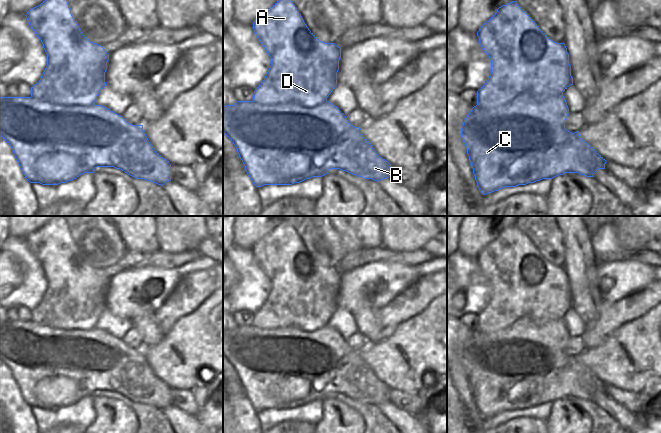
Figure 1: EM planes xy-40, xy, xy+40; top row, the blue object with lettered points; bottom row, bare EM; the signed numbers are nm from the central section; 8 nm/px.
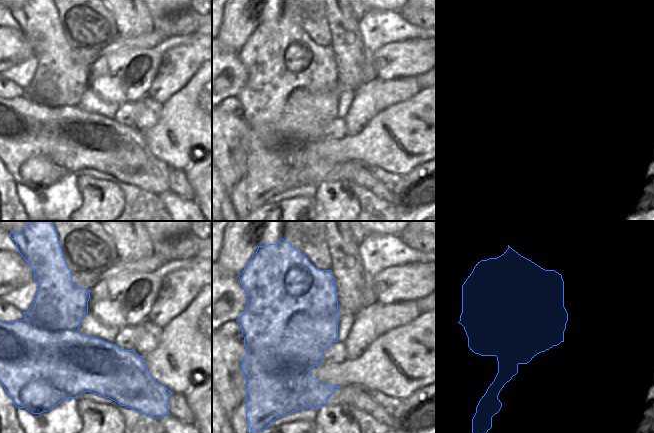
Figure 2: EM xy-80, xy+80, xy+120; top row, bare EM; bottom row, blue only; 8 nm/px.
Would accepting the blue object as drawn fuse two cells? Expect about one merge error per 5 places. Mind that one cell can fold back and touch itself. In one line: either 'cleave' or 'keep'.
cleave

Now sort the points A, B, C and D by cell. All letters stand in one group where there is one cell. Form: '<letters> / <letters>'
A D / B C

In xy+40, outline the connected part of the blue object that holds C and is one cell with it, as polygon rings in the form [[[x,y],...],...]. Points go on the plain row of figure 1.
[[[524,317],[512,327],[496,333],[474,330],[463,346],[461,362],[467,372],[473,398],[481,417],[486,419],[504,411],[516,411],[542,403],[552,403],[564,397],[593,401],[598,393],[605,393],[607,385],[581,362],[579,355],[572,357],[565,352],[568,338],[569,332],[563,319],[538,325],[530,317]]]

